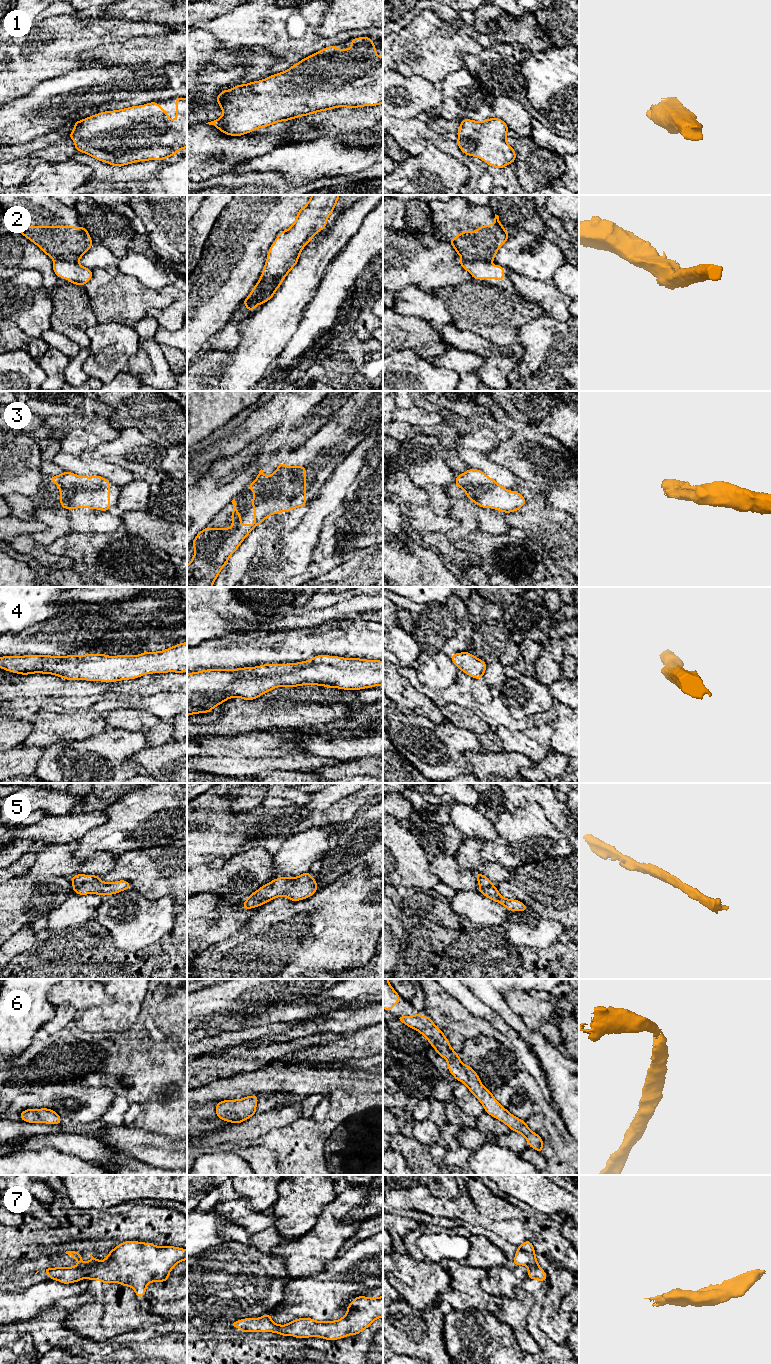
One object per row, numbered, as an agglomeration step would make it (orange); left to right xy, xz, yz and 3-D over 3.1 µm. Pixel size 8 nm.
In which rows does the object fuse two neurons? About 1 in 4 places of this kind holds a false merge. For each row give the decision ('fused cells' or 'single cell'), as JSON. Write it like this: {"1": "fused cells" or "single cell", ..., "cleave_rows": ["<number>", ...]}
{"1": "single cell", "2": "fused cells", "3": "single cell", "4": "single cell", "5": "single cell", "6": "single cell", "7": "single cell", "cleave_rows": ["2"]}

